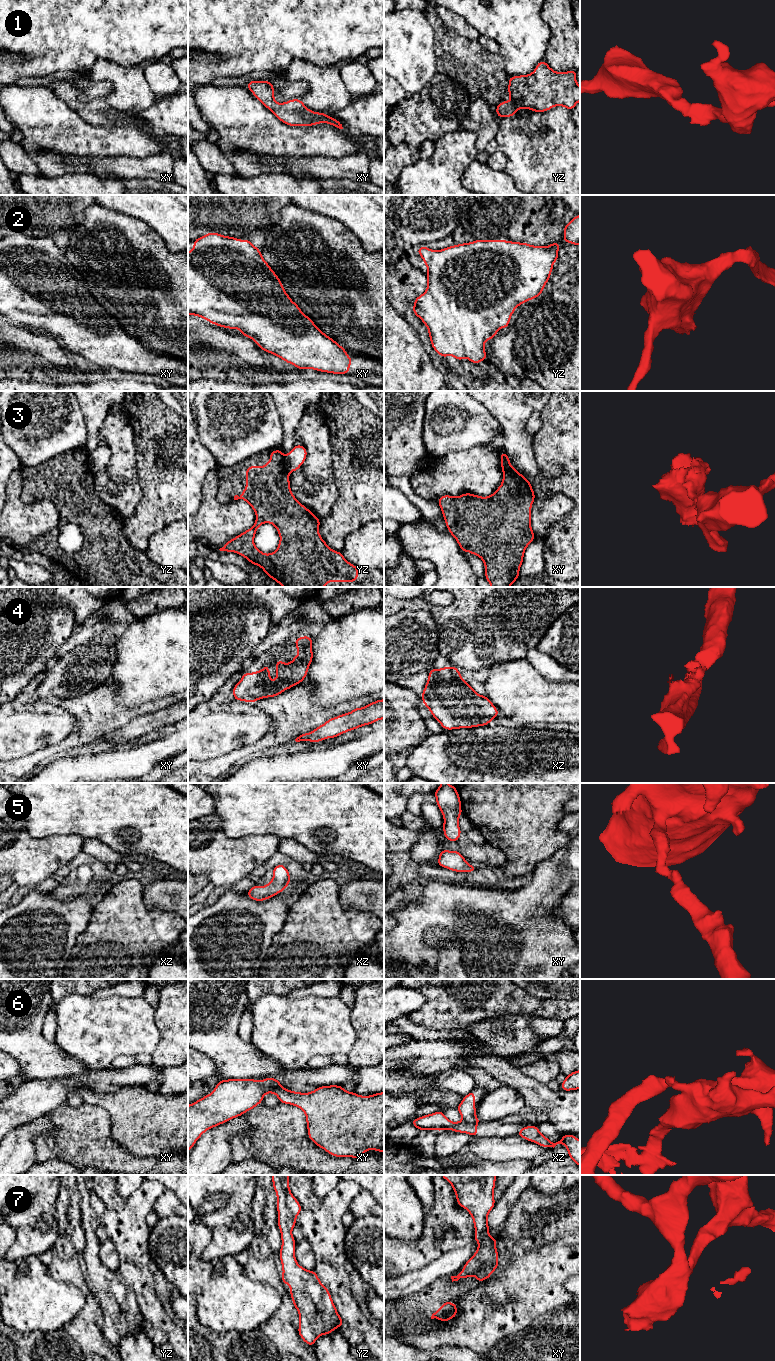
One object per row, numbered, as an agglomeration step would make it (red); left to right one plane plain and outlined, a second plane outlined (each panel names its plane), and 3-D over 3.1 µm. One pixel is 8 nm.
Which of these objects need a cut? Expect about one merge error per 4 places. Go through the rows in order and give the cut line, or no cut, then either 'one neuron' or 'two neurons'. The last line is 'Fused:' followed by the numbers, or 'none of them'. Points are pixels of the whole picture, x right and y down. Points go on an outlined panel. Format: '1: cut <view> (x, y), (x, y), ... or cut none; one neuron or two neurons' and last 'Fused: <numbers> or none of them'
1: cut none; one neuron
2: cut none; one neuron
3: cut yz (284, 456), (286, 468), (289, 472); two neurons
4: cut none; one neuron
5: cut none; one neuron
6: cut xz (462, 1119), (476, 1124); two neurons
7: cut none; one neuron
Fused: 3, 6

